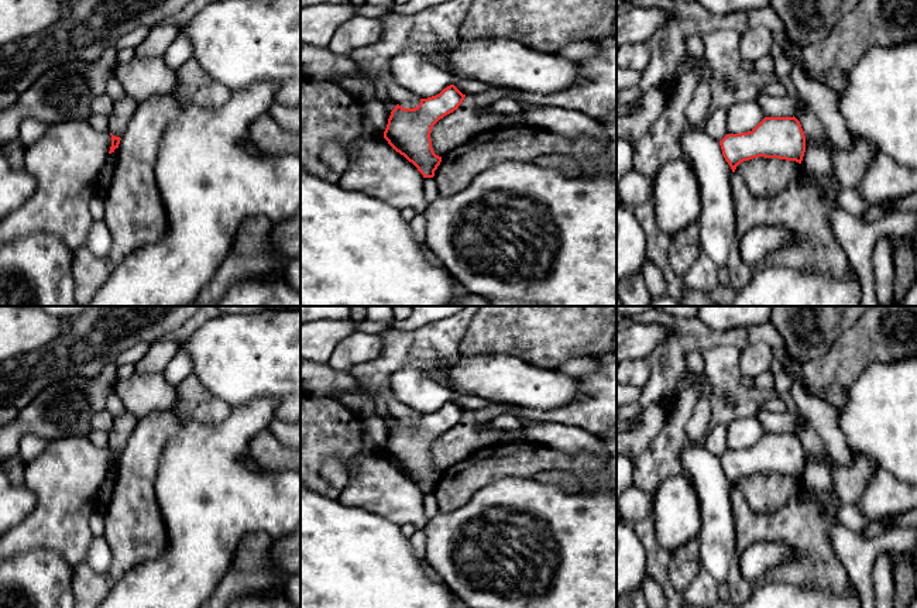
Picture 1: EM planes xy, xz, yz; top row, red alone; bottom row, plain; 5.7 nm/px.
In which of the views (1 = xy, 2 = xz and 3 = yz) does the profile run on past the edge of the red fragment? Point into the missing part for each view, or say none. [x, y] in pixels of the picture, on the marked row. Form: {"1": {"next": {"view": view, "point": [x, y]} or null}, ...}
{"1": {"next": null}, "2": {"next": null}, "3": {"next": null}}

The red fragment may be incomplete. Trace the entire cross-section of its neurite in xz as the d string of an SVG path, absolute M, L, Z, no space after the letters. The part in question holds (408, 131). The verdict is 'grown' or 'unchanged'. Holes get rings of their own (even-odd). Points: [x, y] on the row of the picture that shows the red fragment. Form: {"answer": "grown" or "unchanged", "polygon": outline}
{"answer": "unchanged", "polygon": "M450 85L436 96L420 99L415 109L396 104L388 118L384 138L412 162L423 178L433 178L442 157L432 148L432 128L440 118L457 110L464 97L466 95Z"}

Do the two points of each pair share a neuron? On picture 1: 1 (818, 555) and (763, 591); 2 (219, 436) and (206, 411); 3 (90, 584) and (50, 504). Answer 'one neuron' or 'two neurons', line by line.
1: two neurons
2: two neurons
3: two neurons

